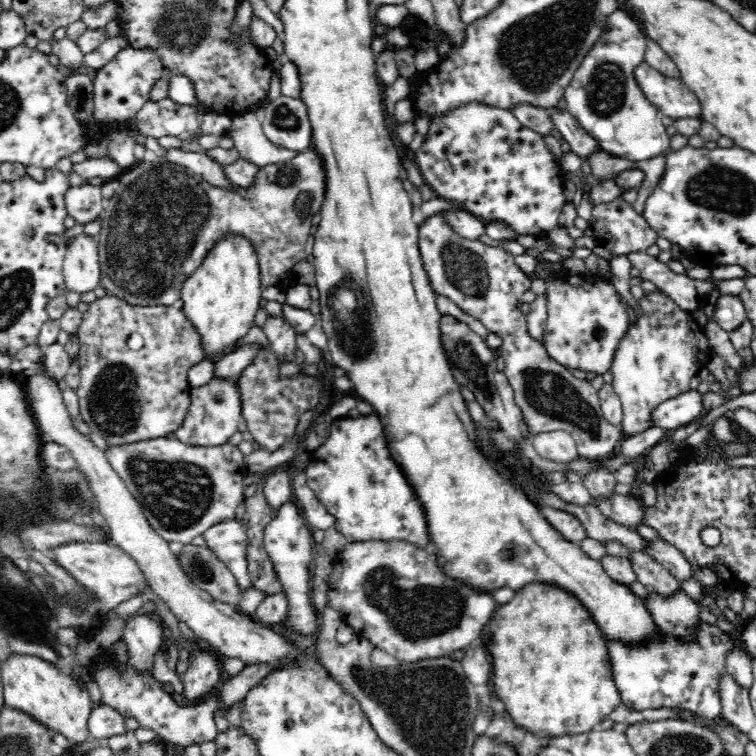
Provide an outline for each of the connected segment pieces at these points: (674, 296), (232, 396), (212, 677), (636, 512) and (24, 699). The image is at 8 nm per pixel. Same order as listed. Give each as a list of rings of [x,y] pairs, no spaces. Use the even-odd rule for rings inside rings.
[[[645,251],[631,252],[626,258],[631,267],[640,270],[644,280],[653,282],[682,310],[696,311],[701,299],[714,289],[708,281],[695,280],[672,271],[667,263],[651,257]]]
[[[212,378],[208,384],[191,388],[189,410],[180,428],[172,435],[181,442],[196,446],[221,446],[229,442],[242,418],[242,405],[239,400],[239,390],[236,387],[238,378]]]
[[[201,650],[196,652],[188,668],[180,676],[183,681],[187,698],[197,702],[215,690],[220,680],[219,657]]]
[[[614,494],[612,498],[608,498],[604,502],[593,500],[593,504],[596,504],[607,517],[628,530],[634,531],[642,528],[642,508],[639,508],[638,501],[634,496],[626,497]]]
[[[12,651],[1,661],[3,697],[5,704],[22,709],[22,712],[34,717],[42,726],[60,730],[74,744],[80,744],[90,734],[87,720],[95,704],[87,690],[78,686],[78,678],[66,674],[56,663],[44,660],[36,654],[20,654]]]

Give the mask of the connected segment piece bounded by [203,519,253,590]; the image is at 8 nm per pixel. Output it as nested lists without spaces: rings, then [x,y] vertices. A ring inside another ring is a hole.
[[[241,520],[215,524],[204,532],[203,538],[207,549],[234,575],[240,589],[253,586],[248,573],[248,533]]]

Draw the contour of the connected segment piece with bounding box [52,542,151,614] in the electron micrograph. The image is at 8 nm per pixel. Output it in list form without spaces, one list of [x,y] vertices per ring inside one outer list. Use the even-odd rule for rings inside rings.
[[[111,542],[64,544],[60,548],[54,548],[52,552],[56,555],[59,563],[74,576],[76,581],[98,595],[99,601],[93,607],[90,607],[92,612],[98,611],[100,613],[104,611],[108,614],[110,609],[122,604],[122,602],[128,602],[128,600],[138,598],[138,596],[146,597],[146,592],[151,588],[144,571],[138,565],[138,561]]]

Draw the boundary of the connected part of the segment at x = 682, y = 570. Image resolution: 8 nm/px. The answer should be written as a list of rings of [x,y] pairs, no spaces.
[[[650,541],[650,543],[652,543],[652,548],[642,551],[652,555],[666,570],[669,570],[670,574],[676,577],[678,583],[683,585],[686,580],[694,578],[696,568],[693,566],[693,563],[686,560],[682,551],[664,541]]]

